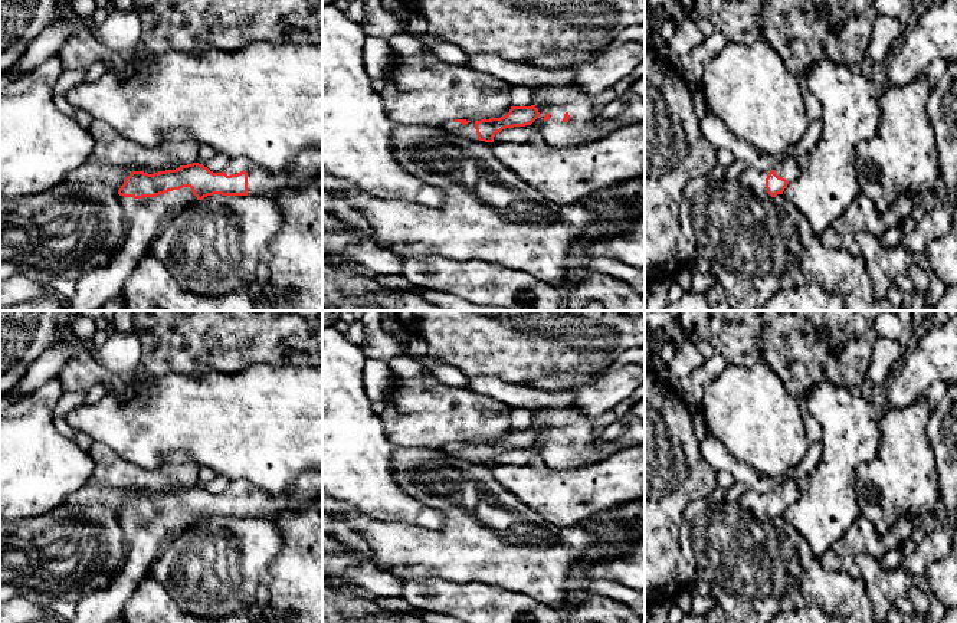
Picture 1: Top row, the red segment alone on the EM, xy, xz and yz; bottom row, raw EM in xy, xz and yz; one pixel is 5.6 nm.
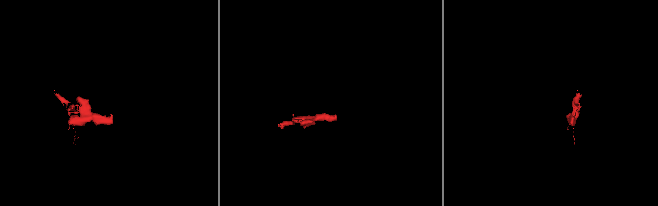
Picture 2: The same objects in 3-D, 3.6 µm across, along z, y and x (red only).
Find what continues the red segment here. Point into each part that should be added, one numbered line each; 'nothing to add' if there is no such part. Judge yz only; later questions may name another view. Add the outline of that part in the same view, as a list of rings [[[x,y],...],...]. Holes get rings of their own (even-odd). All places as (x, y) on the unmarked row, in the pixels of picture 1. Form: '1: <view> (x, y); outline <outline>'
1: yz (787, 491); outline [[[784,478],[784,482],[774,491],[774,494],[789,505],[797,502],[802,496],[802,491],[797,488],[796,481],[789,478]]]

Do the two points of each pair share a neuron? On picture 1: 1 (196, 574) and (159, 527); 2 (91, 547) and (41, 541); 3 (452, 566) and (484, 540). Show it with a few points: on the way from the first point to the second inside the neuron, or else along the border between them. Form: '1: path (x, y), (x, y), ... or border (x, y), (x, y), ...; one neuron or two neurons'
1: border (187, 531), (177, 537); two neurons
2: path (78, 546), (53, 546); one neuron
3: path (459, 558), (477, 547); one neuron

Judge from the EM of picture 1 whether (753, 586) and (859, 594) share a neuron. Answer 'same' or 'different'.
same

